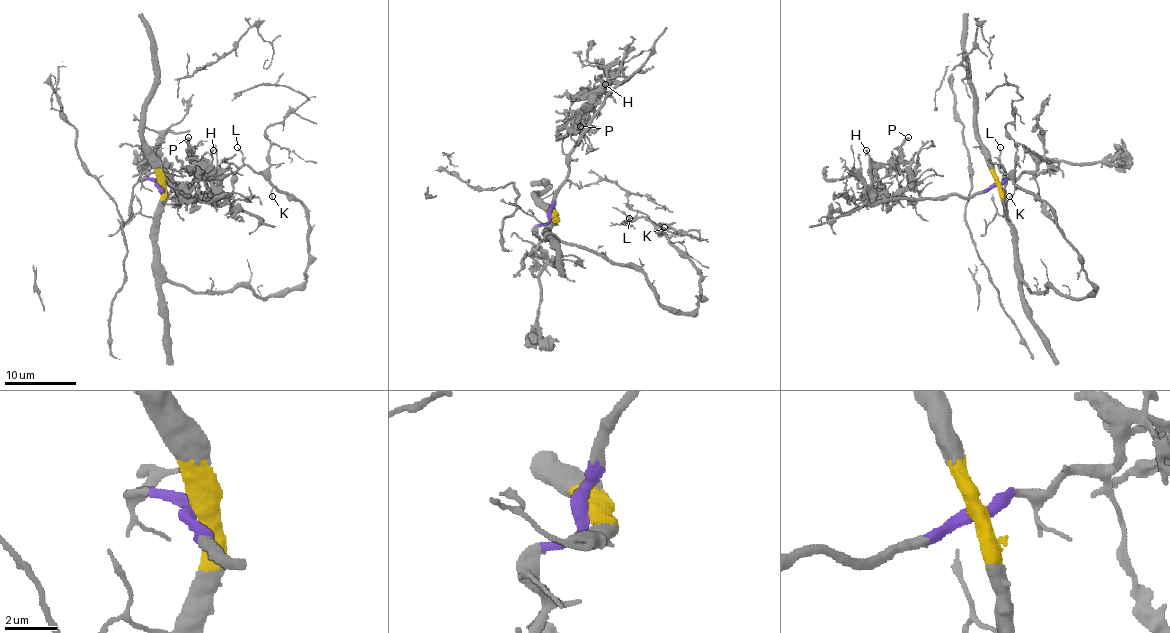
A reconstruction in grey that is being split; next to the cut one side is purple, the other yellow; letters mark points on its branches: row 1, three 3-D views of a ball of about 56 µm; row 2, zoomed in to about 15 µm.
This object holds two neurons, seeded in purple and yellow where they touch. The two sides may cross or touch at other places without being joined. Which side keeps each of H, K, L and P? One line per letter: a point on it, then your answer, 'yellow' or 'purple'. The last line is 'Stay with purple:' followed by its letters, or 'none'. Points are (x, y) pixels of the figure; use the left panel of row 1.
H: at (213, 150); purple
K: at (272, 196); yellow
L: at (237, 147); yellow
P: at (188, 137); purple
Stay with purple: H, P

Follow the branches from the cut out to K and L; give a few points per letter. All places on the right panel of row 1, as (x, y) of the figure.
K: (998, 184), (1025, 285), (1084, 297), (1093, 288), (1054, 211), (1016, 186), (1009, 197)
L: (998, 184), (1025, 285), (1084, 297), (1093, 288), (1081, 254), (1054, 211), (1000, 170), (1000, 147)

